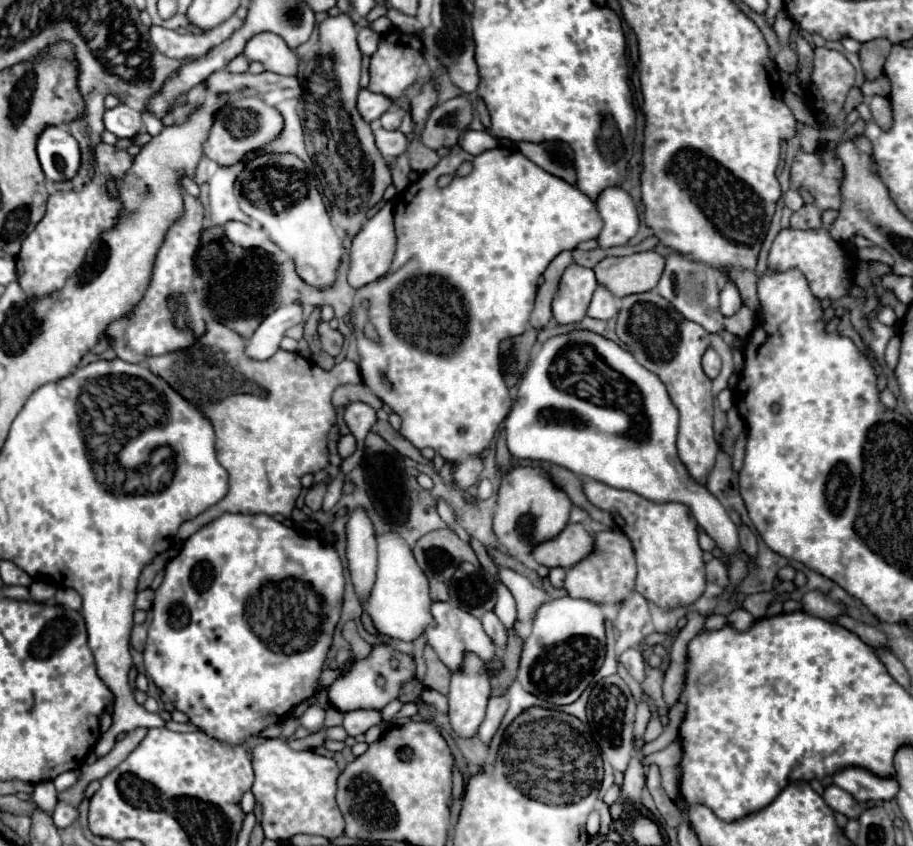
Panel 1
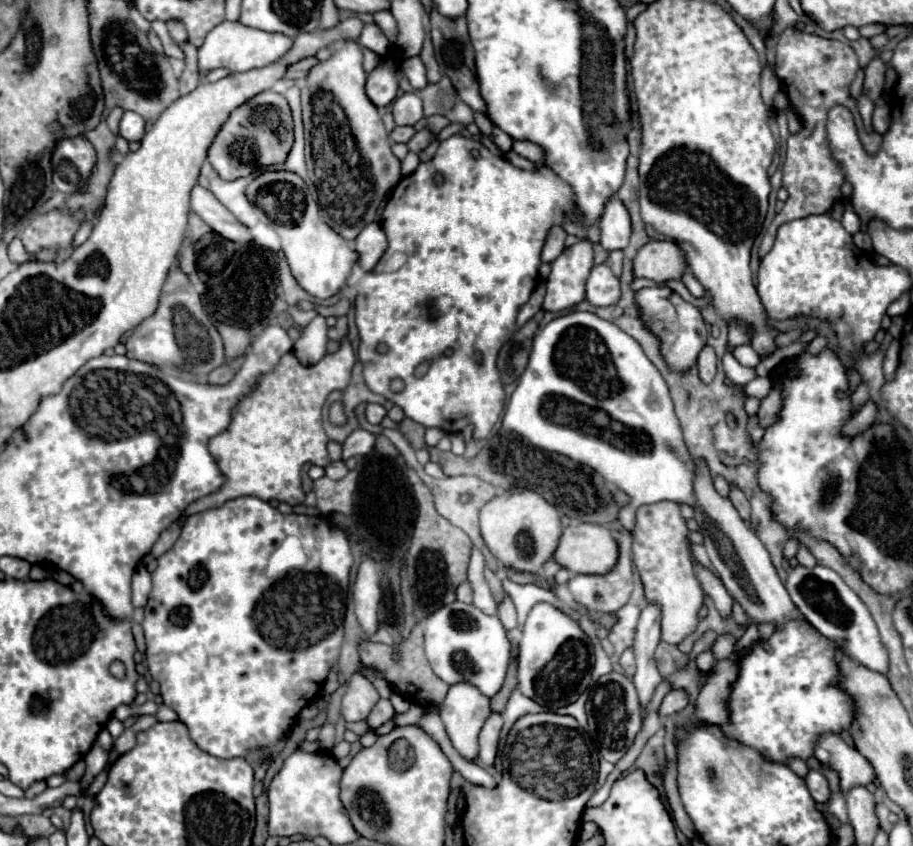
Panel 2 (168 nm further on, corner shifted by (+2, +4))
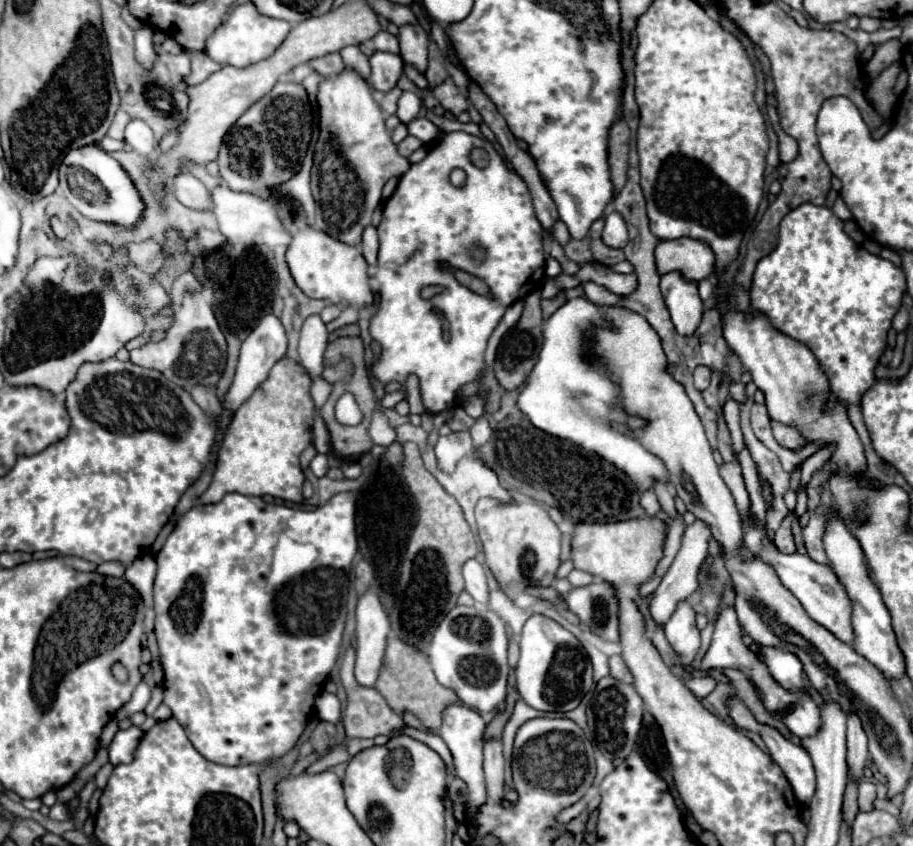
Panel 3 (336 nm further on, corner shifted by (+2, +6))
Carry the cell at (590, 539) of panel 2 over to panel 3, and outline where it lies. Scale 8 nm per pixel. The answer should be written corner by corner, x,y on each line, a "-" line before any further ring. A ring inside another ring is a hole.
637,518
613,524
577,524
571,538
571,560
577,570
613,584
643,584
663,556
665,524
659,518

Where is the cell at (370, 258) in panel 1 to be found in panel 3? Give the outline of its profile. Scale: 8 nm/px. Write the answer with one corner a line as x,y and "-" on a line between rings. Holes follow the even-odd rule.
367,226
361,238
361,252
367,260
367,264
375,266
377,264
377,250
379,250
379,240
377,240
377,228
375,226

